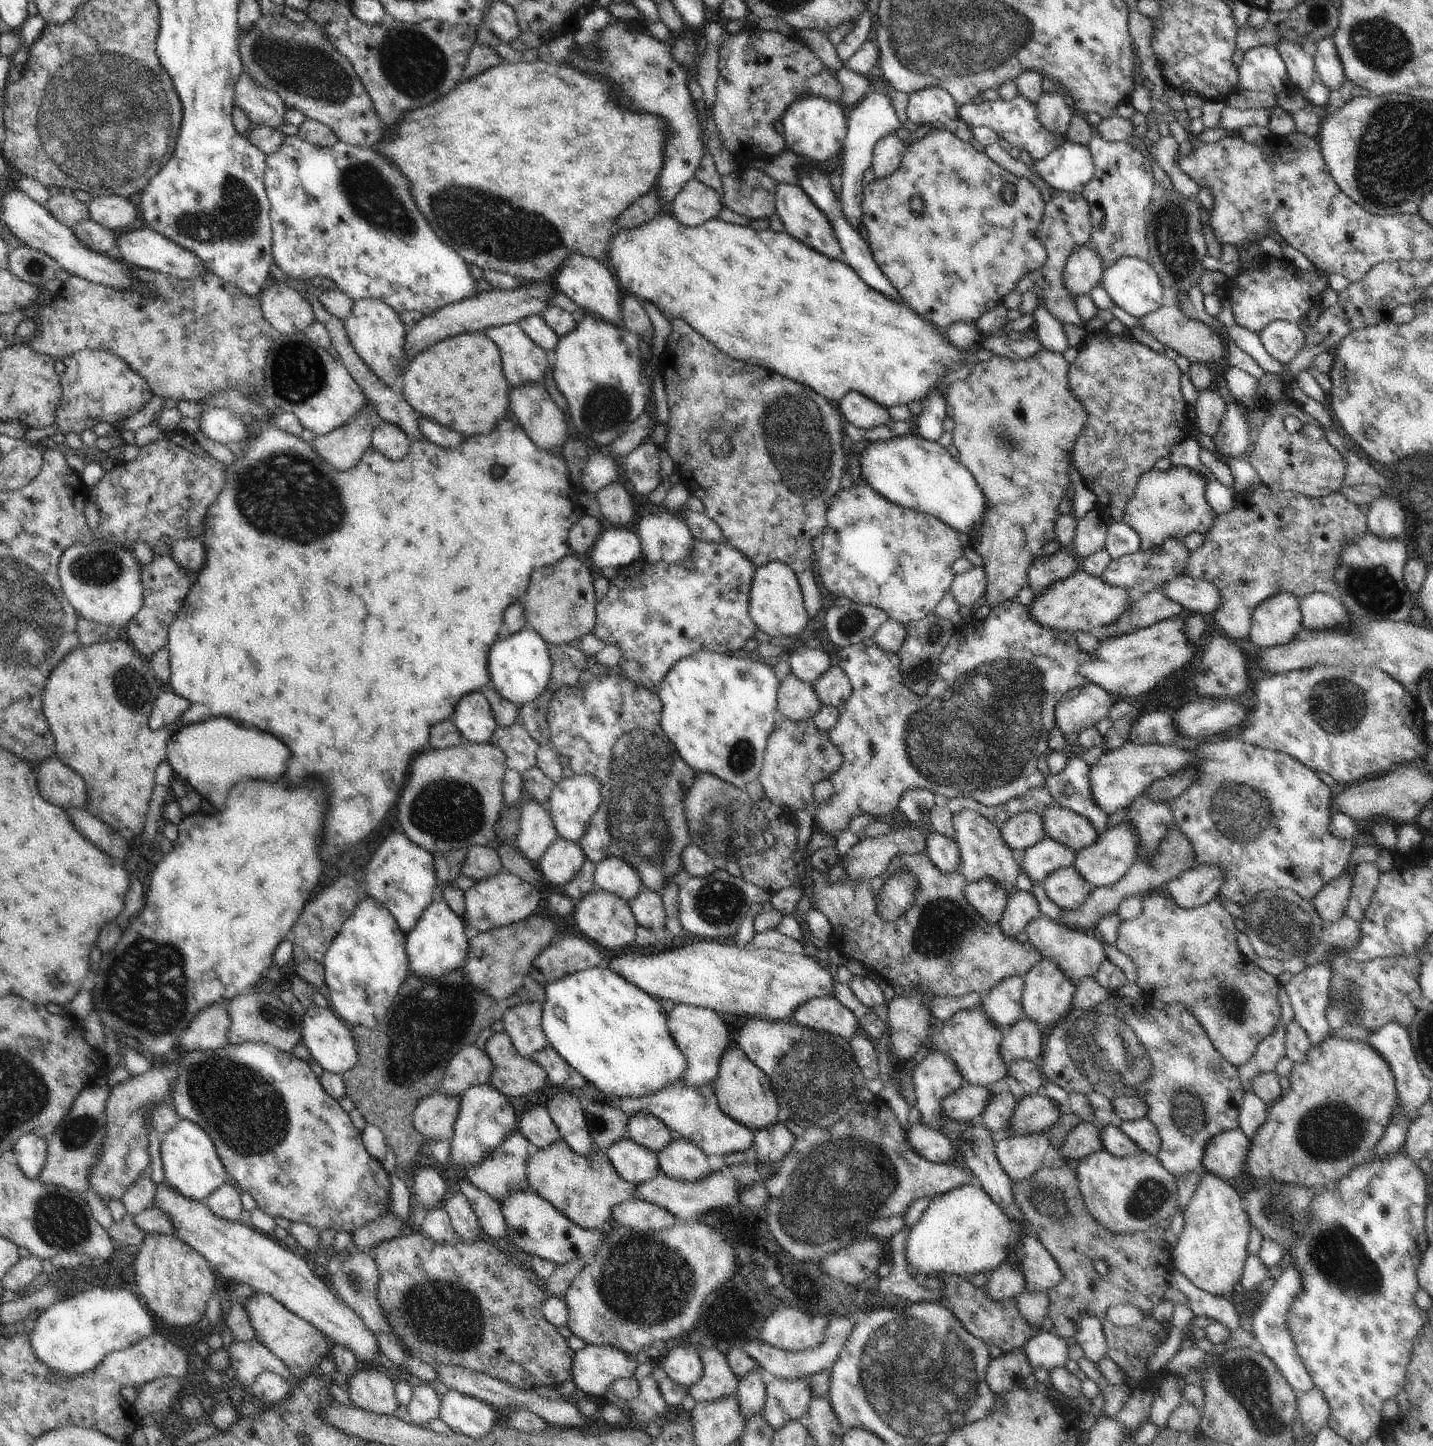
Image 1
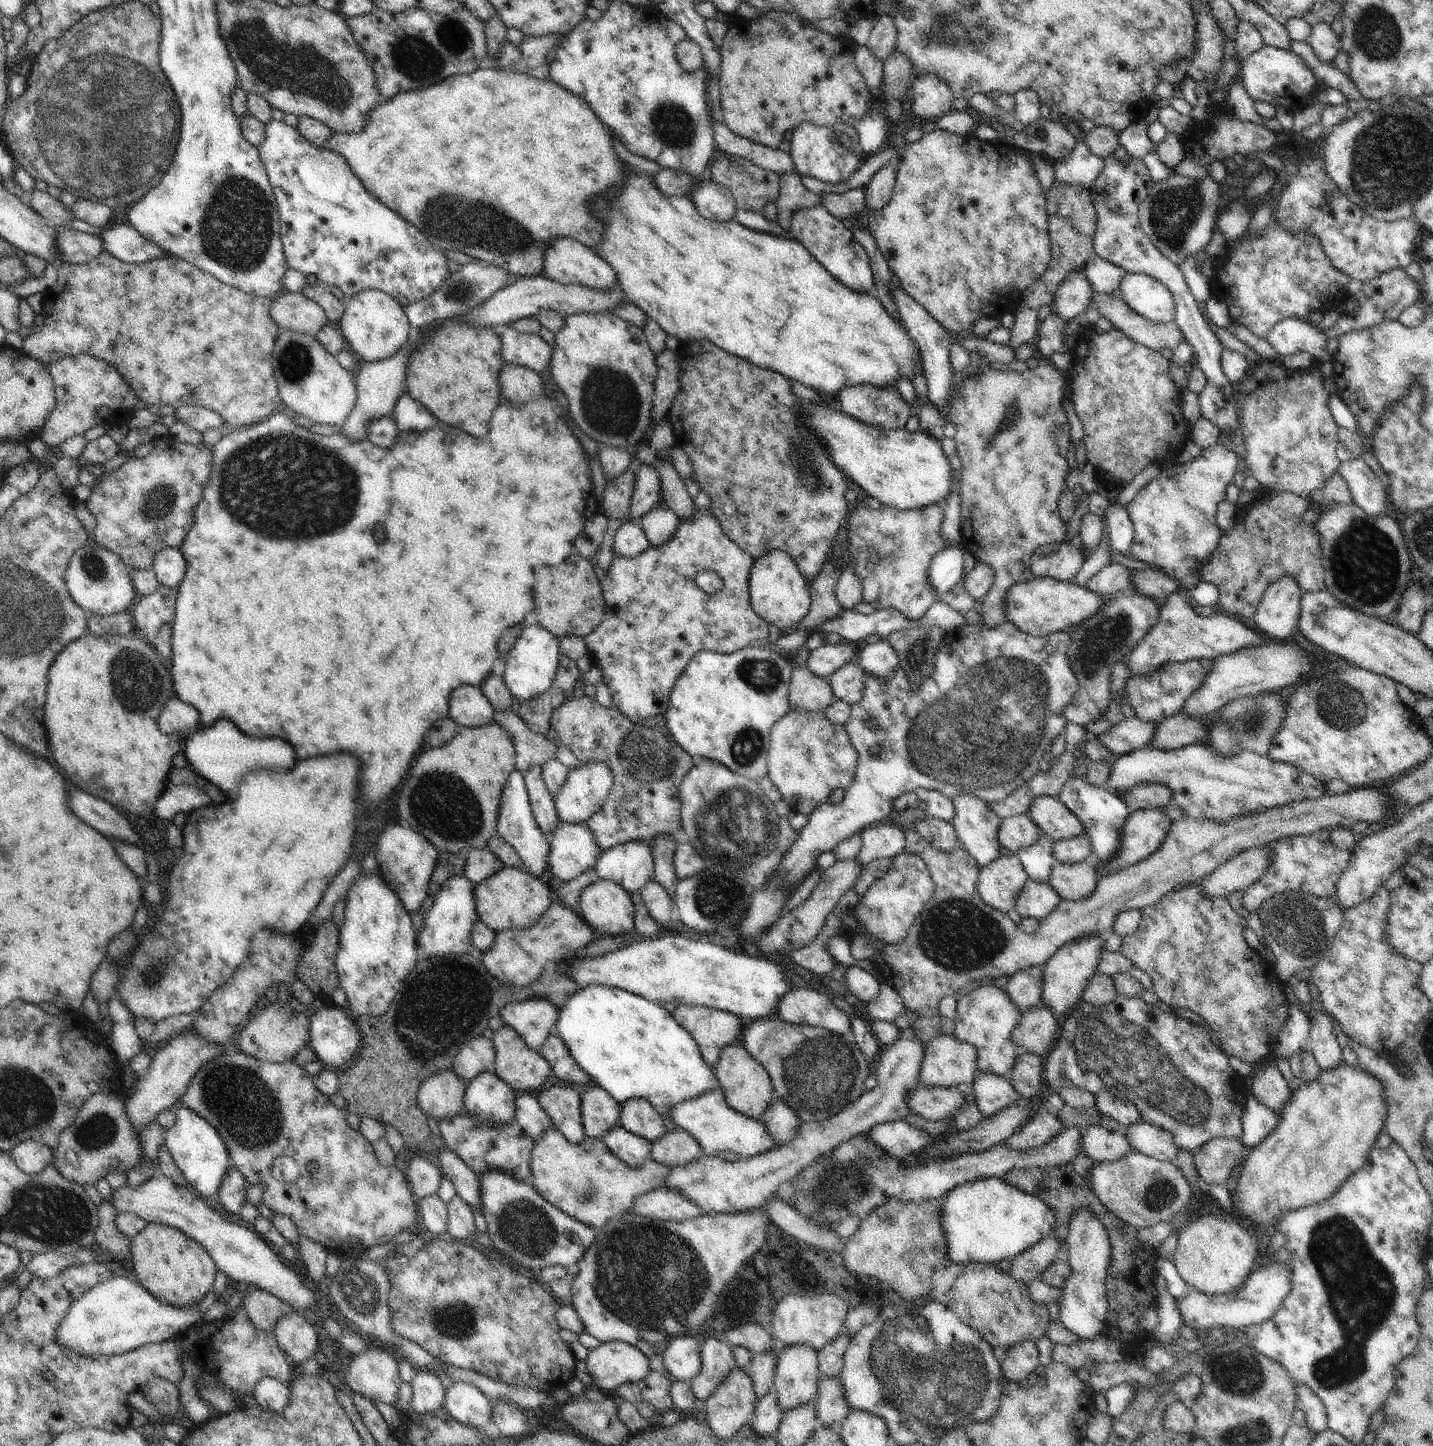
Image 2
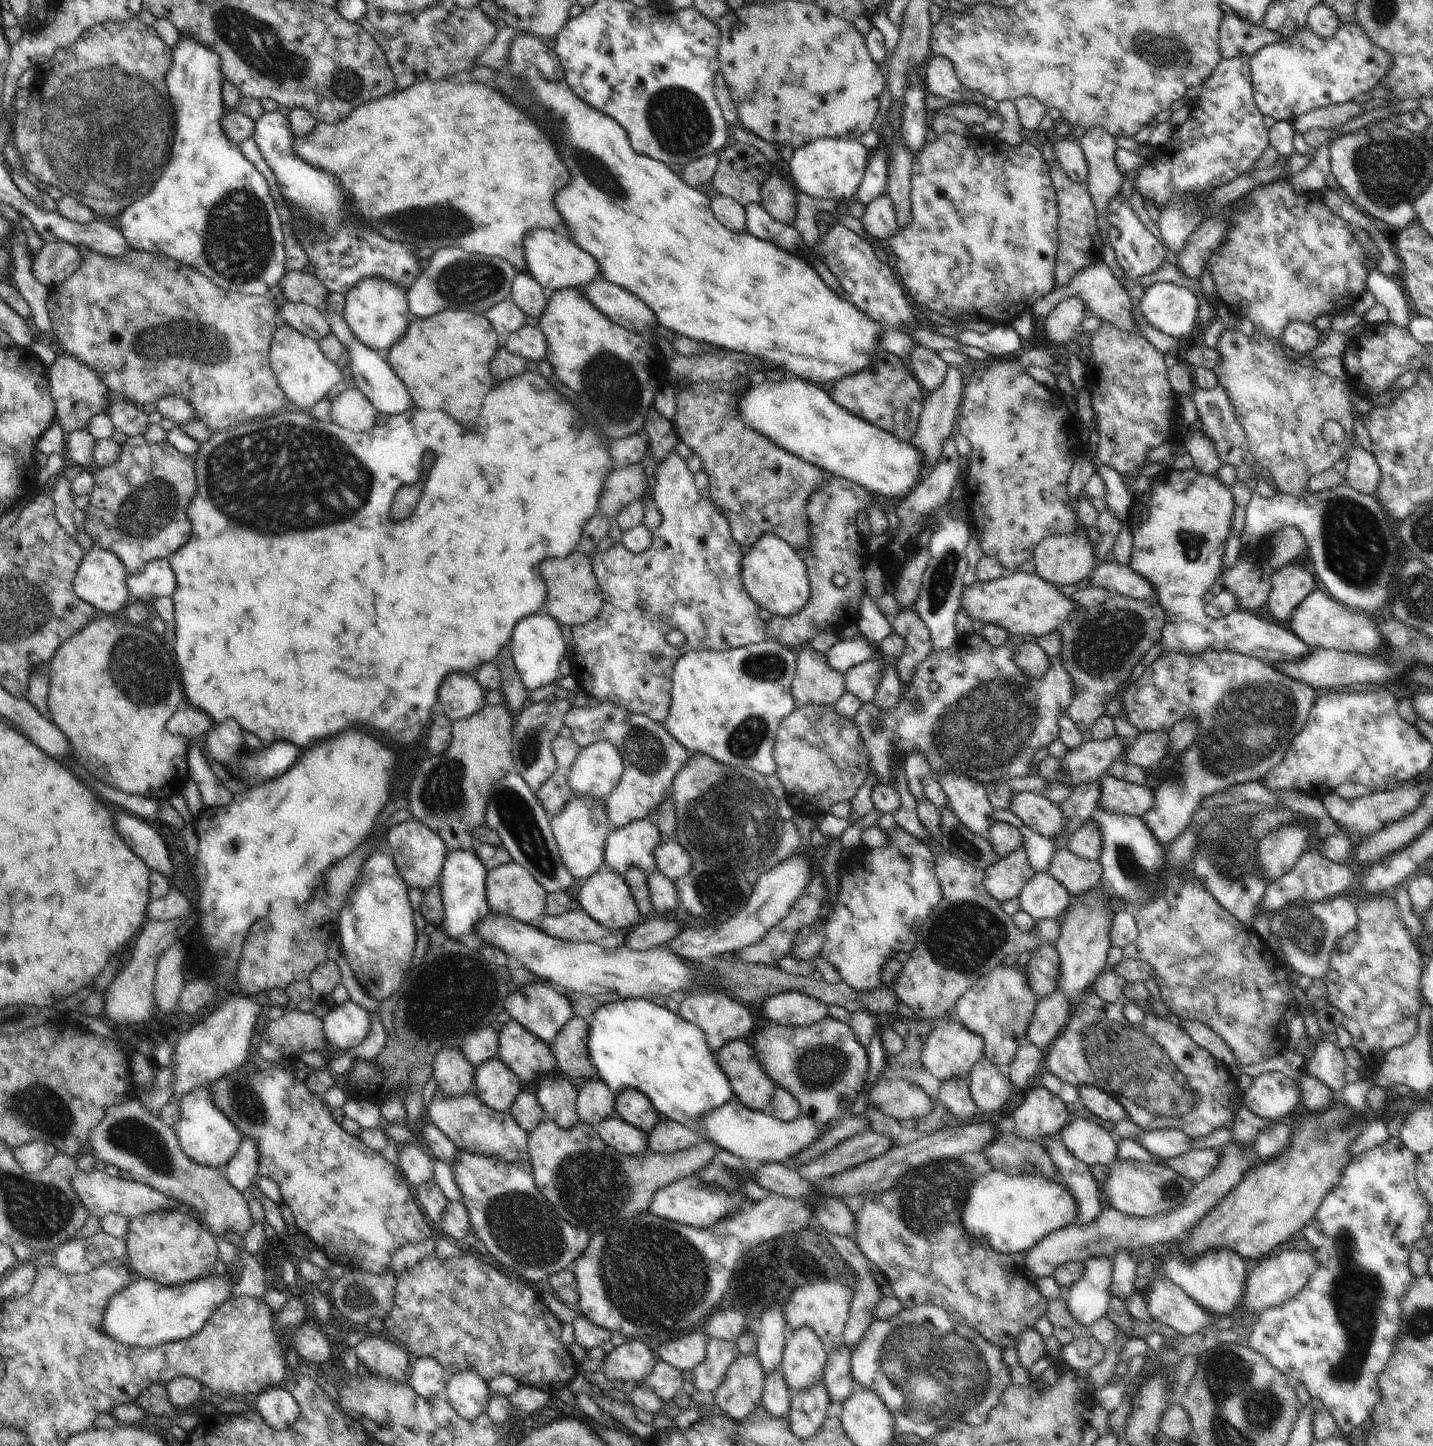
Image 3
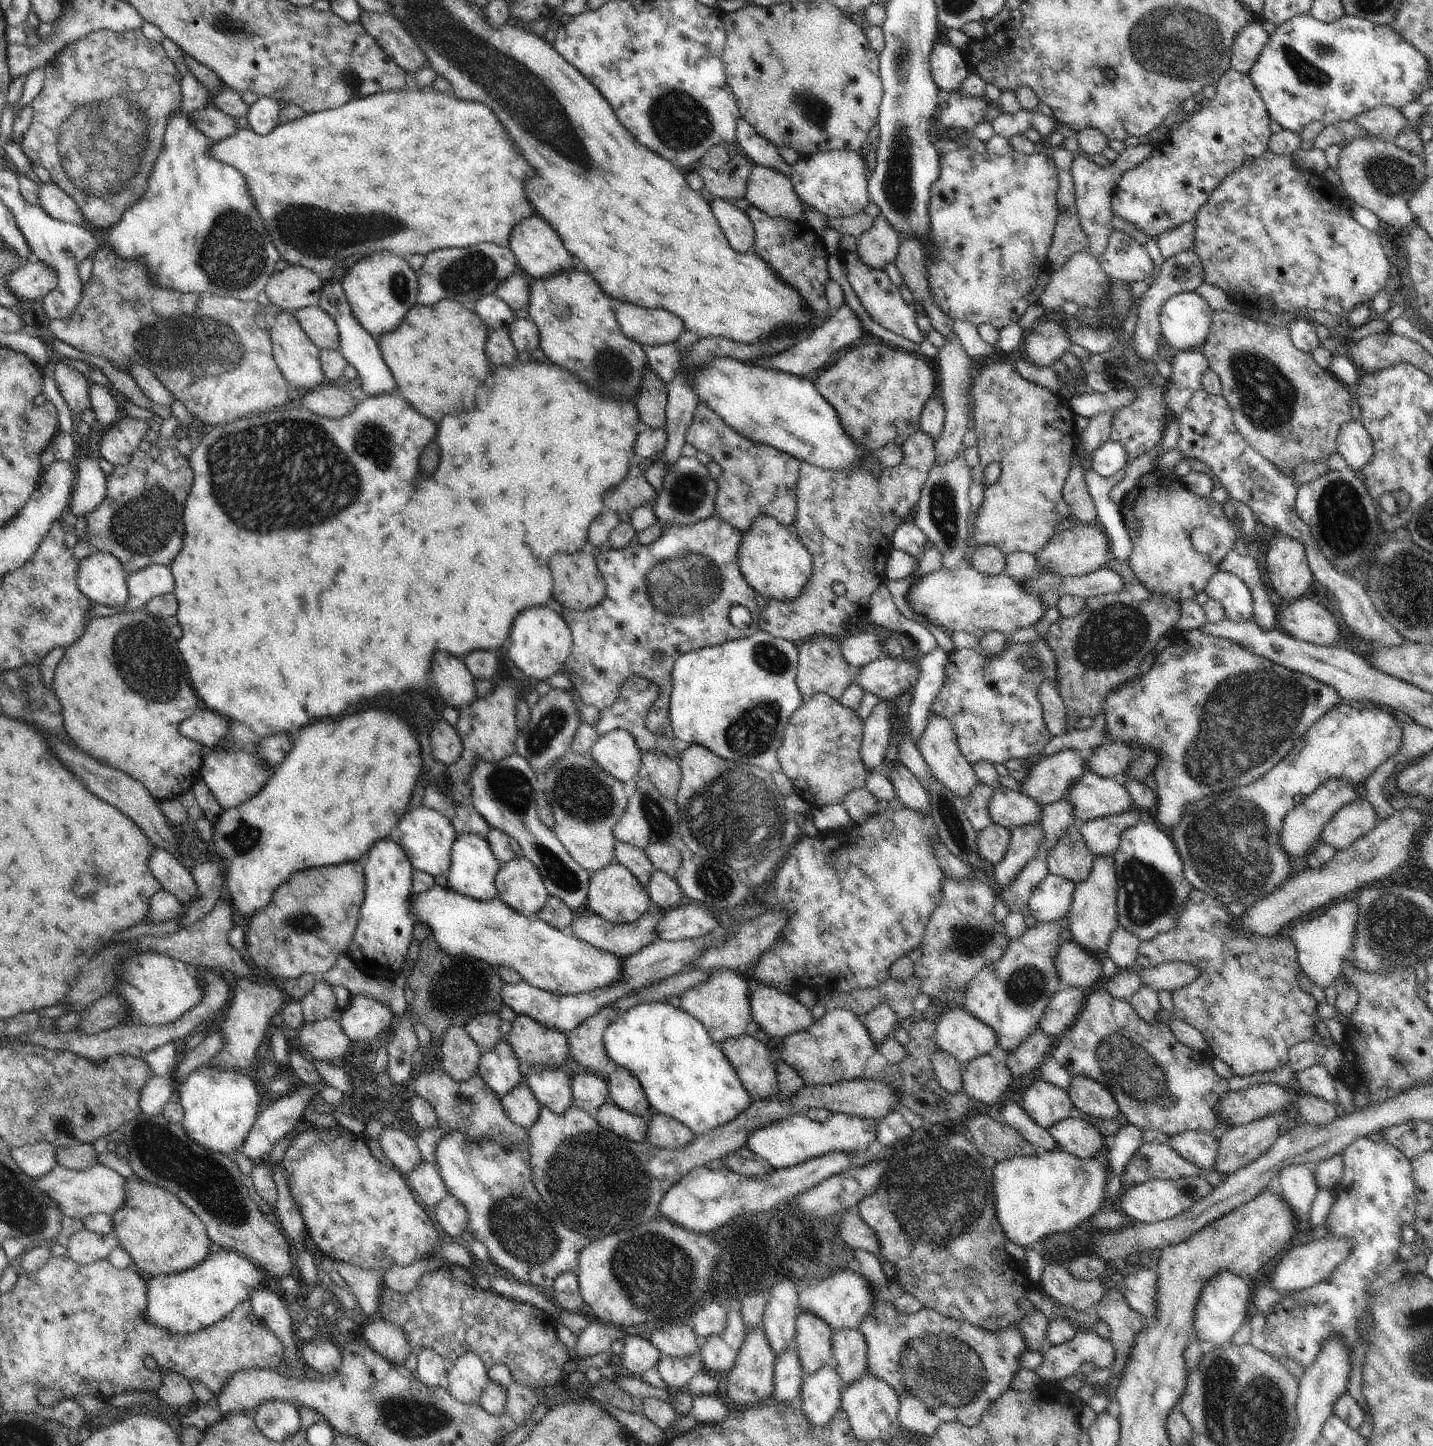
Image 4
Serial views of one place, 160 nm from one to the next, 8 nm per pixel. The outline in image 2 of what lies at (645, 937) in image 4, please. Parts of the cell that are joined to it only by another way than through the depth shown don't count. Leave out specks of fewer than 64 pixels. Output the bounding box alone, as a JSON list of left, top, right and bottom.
[483,903,595,985]

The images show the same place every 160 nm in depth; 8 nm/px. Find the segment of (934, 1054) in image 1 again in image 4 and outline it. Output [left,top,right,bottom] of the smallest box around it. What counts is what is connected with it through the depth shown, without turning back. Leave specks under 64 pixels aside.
[936,1007,997,1066]

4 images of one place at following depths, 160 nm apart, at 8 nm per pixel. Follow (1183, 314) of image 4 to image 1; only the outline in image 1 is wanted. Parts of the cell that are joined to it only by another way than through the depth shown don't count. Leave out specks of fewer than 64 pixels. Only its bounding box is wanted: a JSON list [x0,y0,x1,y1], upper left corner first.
[1100,257,1164,318]

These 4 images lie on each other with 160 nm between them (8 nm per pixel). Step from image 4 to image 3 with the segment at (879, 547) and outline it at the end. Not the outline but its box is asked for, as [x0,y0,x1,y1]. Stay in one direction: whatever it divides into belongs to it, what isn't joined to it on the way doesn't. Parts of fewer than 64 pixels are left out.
[765,365,964,648]

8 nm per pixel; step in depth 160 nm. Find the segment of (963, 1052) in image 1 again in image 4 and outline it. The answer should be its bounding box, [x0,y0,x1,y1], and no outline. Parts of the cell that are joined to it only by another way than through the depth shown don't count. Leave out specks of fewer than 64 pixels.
[964,922,1064,1057]

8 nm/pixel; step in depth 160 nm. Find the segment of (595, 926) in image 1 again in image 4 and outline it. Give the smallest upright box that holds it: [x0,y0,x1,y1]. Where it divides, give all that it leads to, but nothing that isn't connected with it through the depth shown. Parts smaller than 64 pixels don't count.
[588,862,650,923]

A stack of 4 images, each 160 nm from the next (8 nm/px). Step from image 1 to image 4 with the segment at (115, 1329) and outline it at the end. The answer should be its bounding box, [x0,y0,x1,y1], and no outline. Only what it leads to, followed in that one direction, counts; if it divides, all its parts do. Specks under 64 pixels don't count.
[147,1249,267,1334]

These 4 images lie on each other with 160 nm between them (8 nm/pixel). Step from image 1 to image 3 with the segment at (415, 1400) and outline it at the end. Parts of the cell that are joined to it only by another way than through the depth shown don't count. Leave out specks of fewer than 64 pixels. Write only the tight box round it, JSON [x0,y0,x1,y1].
[407,1357,448,1399]

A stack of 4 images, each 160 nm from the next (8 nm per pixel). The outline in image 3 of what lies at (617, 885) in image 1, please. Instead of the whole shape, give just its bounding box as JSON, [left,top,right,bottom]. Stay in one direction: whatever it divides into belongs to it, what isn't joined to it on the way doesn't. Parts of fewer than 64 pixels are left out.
[604,815,662,876]

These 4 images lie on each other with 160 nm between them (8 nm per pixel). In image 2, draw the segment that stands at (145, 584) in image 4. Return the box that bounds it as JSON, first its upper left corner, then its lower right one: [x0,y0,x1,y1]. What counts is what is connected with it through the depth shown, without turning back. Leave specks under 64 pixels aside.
[151,548,186,589]

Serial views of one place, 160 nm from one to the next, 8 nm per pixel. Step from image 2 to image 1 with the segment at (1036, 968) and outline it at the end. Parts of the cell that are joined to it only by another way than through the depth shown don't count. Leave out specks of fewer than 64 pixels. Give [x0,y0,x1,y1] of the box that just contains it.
[981,975,1025,1032]

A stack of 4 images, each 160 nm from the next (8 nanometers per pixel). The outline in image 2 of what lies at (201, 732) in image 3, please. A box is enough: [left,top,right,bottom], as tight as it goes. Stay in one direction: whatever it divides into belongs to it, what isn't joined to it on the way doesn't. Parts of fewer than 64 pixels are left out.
[158,698,200,734]

